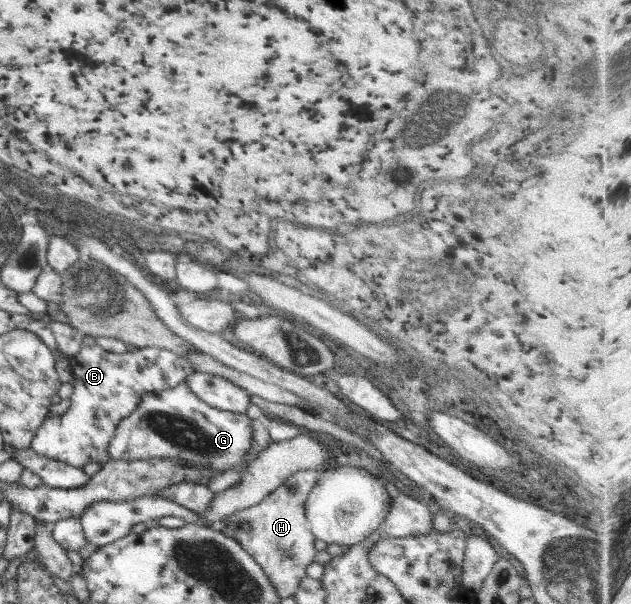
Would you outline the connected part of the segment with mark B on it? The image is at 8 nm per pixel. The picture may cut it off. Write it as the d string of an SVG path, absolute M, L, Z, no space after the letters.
M94 337L83 338L81 352L74 358L69 358L70 370L74 377L73 395L70 409L62 415L45 417L38 427L31 442L31 449L38 454L47 456L83 468L90 463L106 464L109 461L108 447L111 438L115 436L117 426L123 418L132 414L144 393L157 393L168 388L175 388L192 374L193 366L186 358L168 349L144 347L137 352L126 351L122 354L106 351L94 341Z

